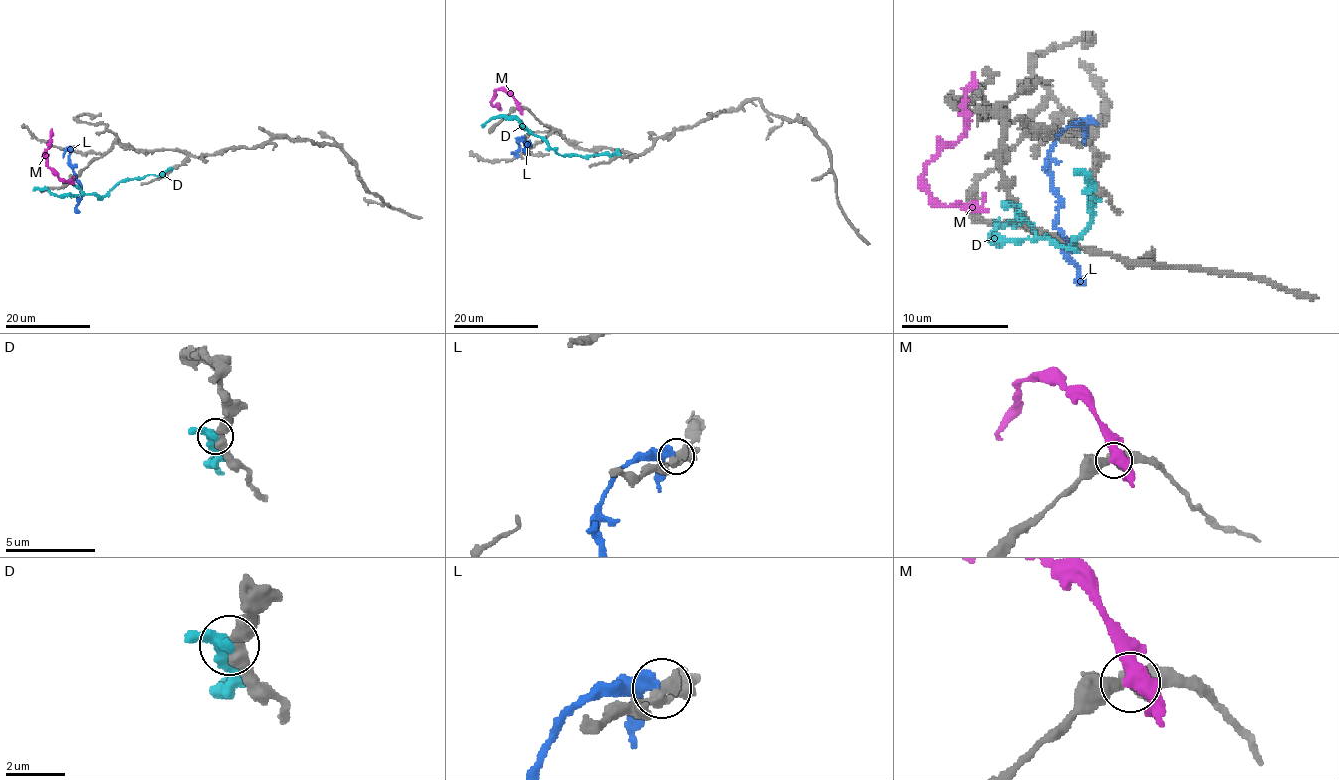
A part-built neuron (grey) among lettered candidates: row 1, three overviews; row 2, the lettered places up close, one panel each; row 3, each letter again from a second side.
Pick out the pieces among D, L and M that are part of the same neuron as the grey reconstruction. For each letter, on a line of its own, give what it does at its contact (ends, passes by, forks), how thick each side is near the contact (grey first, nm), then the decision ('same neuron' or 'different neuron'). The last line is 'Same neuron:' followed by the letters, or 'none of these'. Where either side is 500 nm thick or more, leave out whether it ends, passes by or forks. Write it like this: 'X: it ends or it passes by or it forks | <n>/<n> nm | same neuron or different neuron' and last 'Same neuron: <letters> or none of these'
D: it passes by | 400/320 nm | different neuron
L: 280/550 nm | different neuron
M: 400/550 nm | different neuron
Same neuron: none of these

